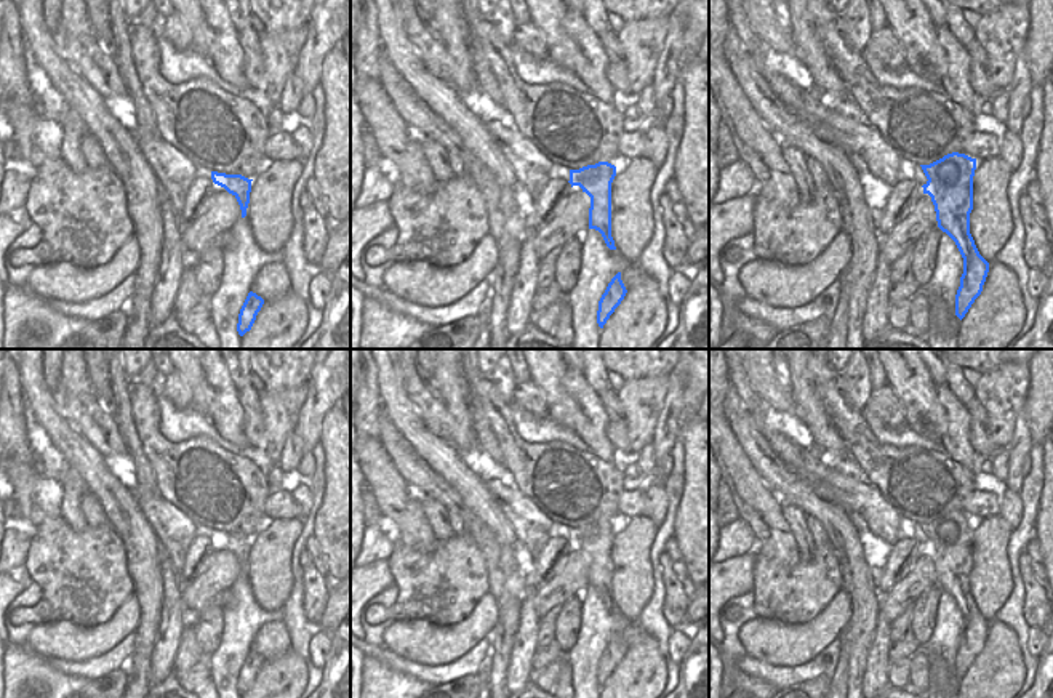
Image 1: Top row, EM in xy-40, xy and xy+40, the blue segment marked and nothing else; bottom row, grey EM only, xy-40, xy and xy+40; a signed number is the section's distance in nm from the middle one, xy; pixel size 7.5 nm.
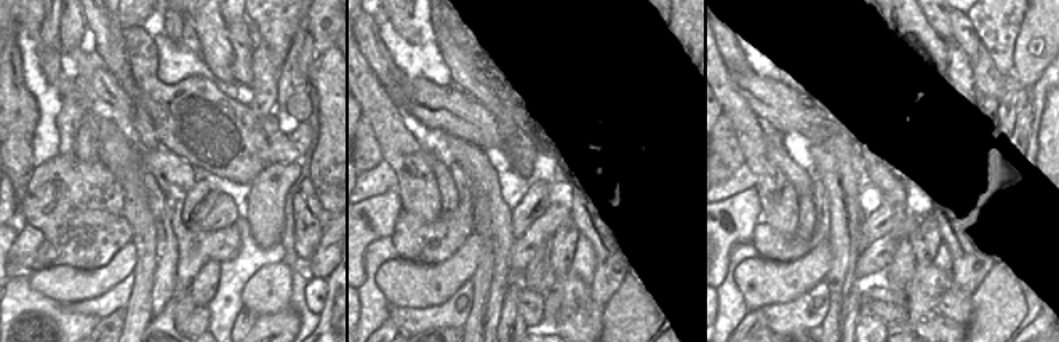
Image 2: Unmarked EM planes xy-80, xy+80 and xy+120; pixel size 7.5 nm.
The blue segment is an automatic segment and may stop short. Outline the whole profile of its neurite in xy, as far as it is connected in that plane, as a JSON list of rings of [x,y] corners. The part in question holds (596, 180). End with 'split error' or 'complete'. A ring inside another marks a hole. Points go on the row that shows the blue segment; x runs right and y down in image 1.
[[[599,162],[579,170],[570,170],[570,184],[579,186],[591,197],[589,229],[602,234],[607,247],[616,250],[611,237],[611,183],[616,176],[616,166],[608,162]]]; complete

